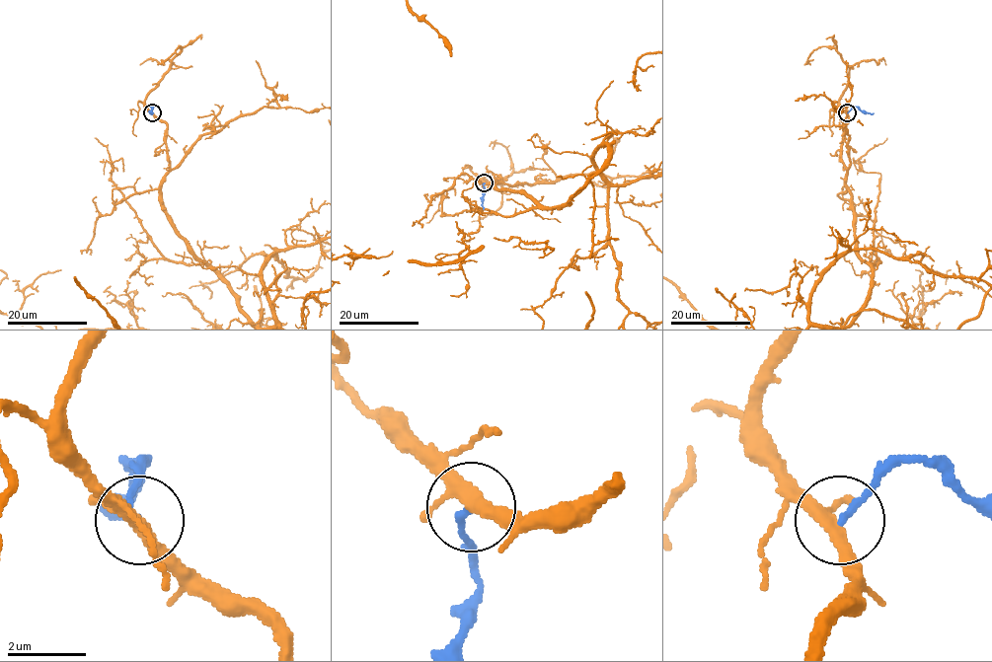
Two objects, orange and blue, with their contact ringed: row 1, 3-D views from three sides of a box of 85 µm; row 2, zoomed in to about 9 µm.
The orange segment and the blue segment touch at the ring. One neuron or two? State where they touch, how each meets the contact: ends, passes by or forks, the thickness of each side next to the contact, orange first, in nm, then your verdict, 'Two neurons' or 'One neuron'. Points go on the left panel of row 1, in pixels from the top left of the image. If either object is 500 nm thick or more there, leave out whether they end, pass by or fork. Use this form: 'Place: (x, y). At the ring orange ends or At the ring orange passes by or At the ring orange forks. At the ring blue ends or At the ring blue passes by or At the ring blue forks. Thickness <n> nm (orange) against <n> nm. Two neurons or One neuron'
Place: (152, 112). At the ring orange forks. At the ring blue ends. Thickness 280 nm (orange) against 170 nm. Two neurons

